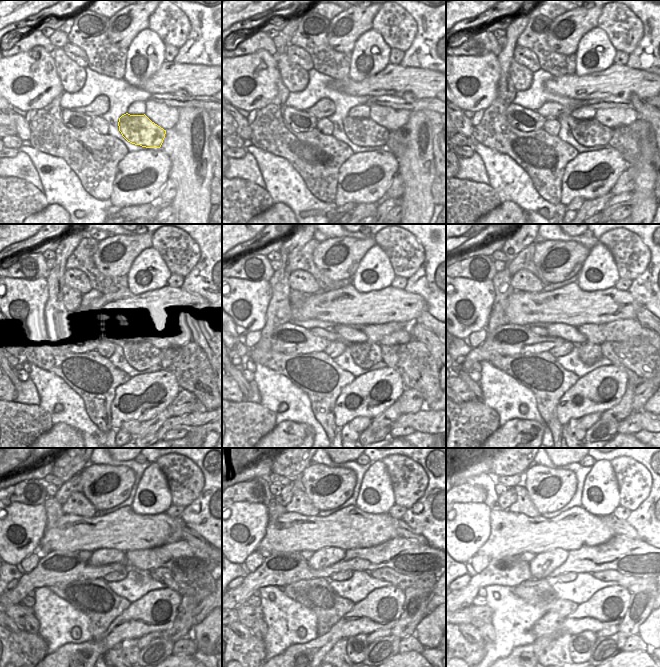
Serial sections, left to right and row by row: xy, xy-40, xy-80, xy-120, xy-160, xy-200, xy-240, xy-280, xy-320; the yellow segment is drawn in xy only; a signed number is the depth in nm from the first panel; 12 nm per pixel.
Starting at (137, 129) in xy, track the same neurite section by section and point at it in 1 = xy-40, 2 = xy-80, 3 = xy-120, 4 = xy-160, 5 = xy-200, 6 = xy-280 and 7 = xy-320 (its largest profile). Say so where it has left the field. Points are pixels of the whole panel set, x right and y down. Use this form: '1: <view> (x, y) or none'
1: xy-40 (363, 132)
2: xy-80 (589, 133)
3: xy-120 (141, 356)
4: xy-160 (365, 355)
5: xy-200 (589, 354)
6: xy-280 (306, 555)
7: xy-320 (526, 556)

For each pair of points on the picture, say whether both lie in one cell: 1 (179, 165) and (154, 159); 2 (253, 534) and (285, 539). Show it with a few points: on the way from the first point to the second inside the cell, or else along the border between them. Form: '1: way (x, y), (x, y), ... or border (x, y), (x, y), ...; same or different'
1: border (160, 147), (170, 161), (169, 177); different
2: border (269, 519), (266, 525), (266, 533), (256, 550); different

